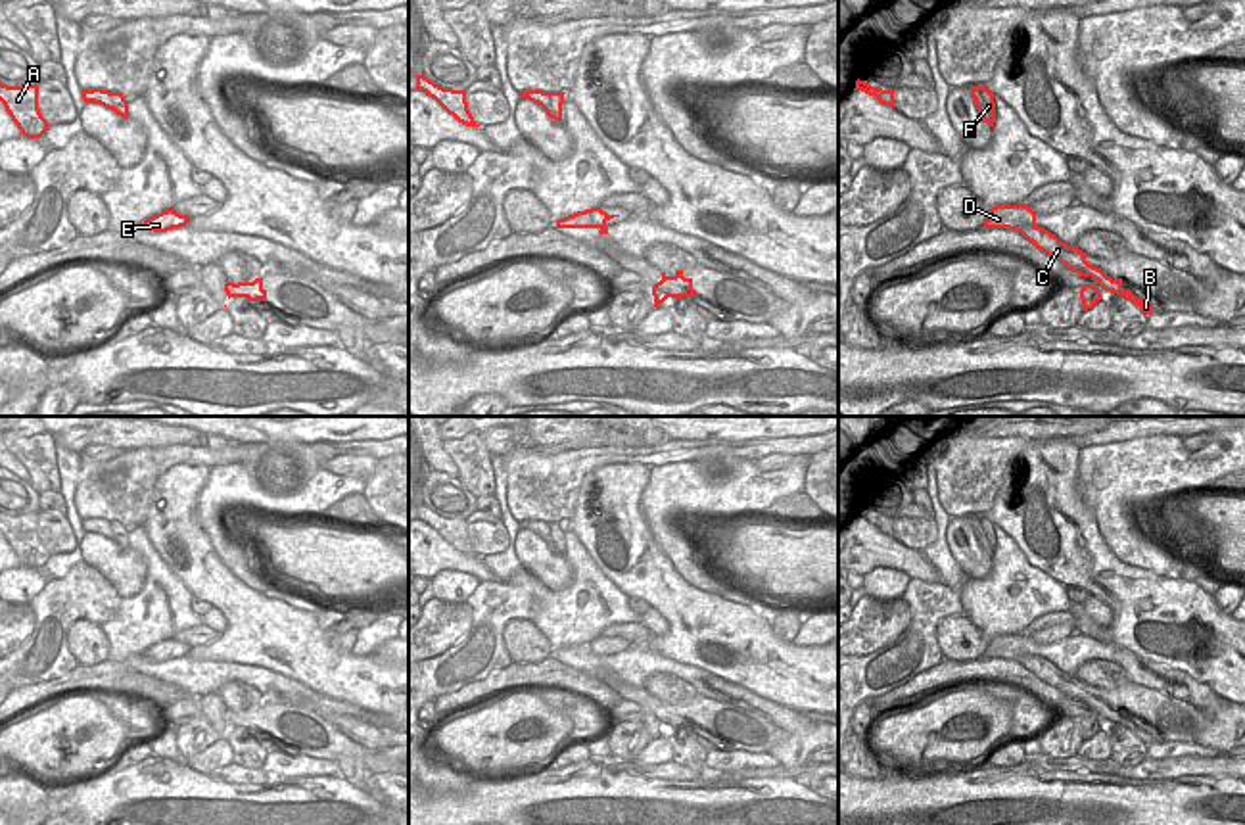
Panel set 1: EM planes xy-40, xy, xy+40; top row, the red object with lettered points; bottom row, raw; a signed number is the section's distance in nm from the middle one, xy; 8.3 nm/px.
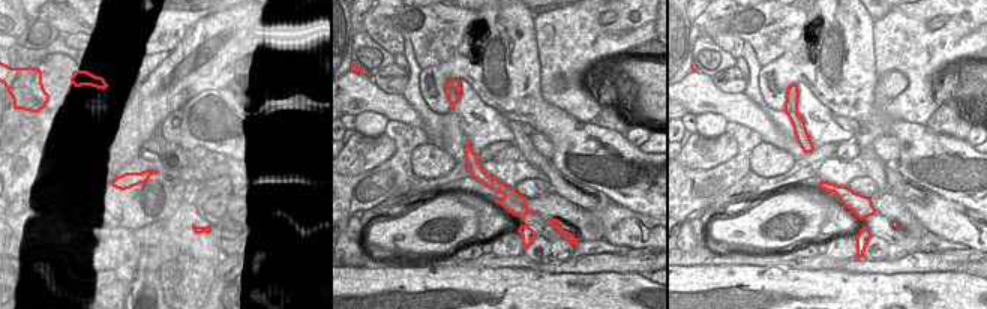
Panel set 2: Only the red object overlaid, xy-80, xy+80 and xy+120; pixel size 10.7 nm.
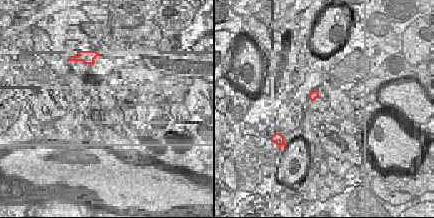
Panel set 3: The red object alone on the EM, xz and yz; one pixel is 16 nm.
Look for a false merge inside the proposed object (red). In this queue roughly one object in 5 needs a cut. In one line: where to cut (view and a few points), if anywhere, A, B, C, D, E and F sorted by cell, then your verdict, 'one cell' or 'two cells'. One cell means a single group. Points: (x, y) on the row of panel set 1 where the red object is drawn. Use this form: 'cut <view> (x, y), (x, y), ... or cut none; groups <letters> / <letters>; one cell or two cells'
cut xy (593, 208), (589, 221), (601, 225); groups A B C D F / E; two cells

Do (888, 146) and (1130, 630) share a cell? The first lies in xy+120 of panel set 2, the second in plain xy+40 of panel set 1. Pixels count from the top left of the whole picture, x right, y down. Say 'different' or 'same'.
different

